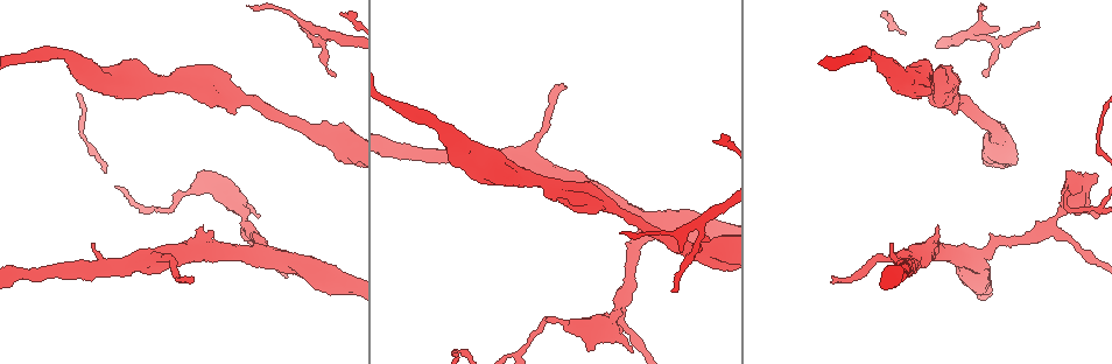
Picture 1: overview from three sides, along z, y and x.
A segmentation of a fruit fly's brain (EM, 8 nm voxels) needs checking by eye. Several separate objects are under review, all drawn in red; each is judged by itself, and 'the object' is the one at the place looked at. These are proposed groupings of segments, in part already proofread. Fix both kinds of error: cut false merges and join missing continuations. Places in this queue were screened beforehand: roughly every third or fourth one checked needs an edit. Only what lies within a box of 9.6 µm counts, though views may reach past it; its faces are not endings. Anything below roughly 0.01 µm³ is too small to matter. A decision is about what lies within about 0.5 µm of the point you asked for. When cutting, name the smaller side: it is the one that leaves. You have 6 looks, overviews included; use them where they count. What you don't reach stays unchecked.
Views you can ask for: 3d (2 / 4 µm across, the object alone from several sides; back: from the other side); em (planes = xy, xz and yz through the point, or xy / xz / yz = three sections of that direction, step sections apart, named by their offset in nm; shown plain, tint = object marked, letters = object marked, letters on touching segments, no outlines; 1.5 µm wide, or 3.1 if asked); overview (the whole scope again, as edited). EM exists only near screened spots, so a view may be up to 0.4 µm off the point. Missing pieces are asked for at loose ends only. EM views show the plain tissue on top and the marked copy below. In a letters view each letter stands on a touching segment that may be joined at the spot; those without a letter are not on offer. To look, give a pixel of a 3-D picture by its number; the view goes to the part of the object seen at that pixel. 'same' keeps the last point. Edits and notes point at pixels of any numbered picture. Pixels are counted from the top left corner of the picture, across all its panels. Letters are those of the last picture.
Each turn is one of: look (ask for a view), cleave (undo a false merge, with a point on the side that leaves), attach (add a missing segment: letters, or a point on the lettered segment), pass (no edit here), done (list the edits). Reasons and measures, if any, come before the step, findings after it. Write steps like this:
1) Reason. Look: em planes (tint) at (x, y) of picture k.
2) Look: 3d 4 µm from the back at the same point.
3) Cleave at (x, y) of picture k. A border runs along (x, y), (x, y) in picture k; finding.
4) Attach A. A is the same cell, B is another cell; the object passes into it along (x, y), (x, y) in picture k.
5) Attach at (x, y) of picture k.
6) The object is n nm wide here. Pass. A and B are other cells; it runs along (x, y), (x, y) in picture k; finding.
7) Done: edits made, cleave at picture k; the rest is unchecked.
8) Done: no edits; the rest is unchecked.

Branch stops here. Look: em xy step 8 (letters) at (833, 277) of picture 1.

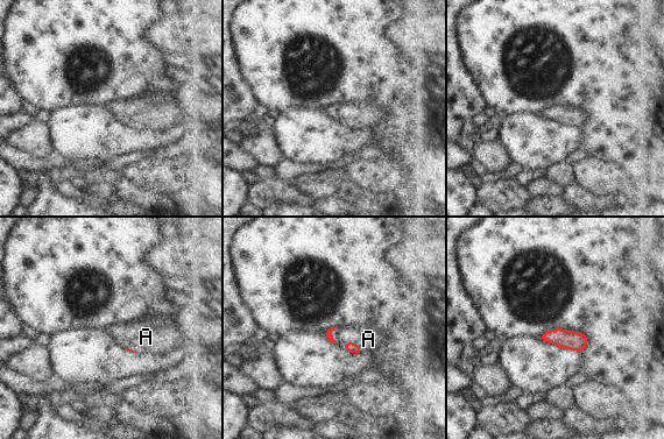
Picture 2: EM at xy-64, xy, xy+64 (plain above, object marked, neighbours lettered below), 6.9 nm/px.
Cut it another way. Look: em planes (letters) at the same point.

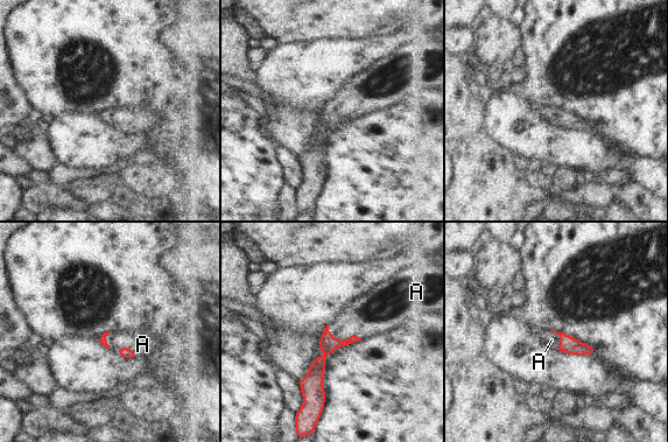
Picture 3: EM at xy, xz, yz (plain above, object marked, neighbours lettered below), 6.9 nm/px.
Attach A. A is the same cell; it goes on there.

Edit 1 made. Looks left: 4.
Look: overview.

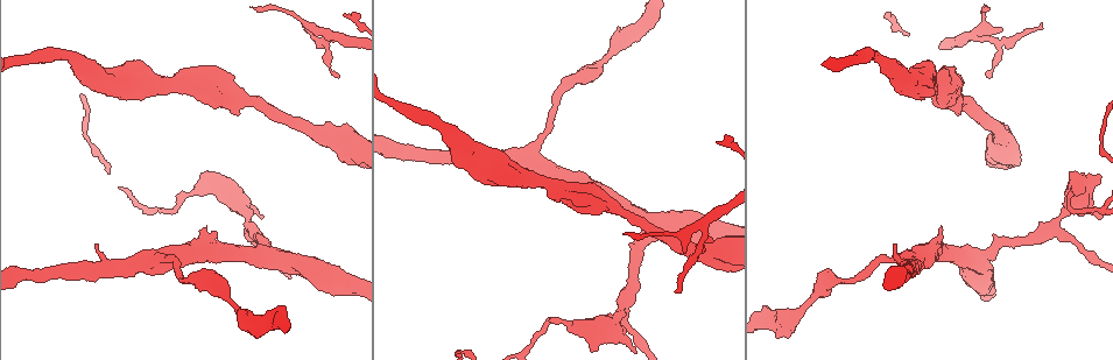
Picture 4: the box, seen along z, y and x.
Arms part here. Look: 3d 4 µm at (982, 252) of picture 4.

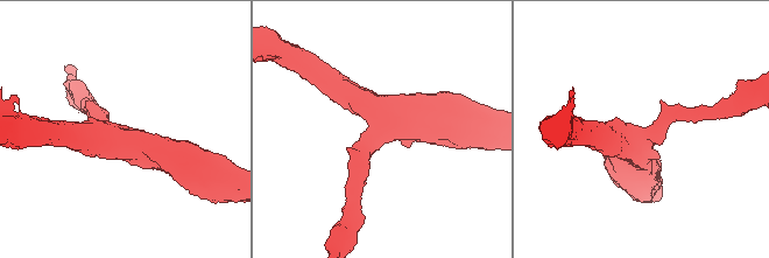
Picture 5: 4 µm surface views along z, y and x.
3 arms meet here; the arms are 240, 420, 550 nm wide. Look: em planes (letters) at (375, 133) of picture 5.

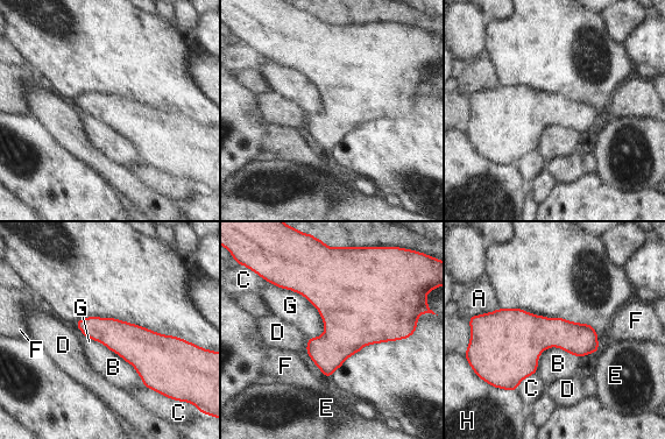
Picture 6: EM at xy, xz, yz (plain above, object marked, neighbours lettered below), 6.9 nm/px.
The object is 240 nm wide here. Pass. A, B, C, D, E, F, G and H are other cells; a border runs along (270, 282), (318, 311), (319, 337) in picture 6; continuous, no second cell.

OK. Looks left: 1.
Done: edits made, attach at picture 3; the rest is unchecked.

